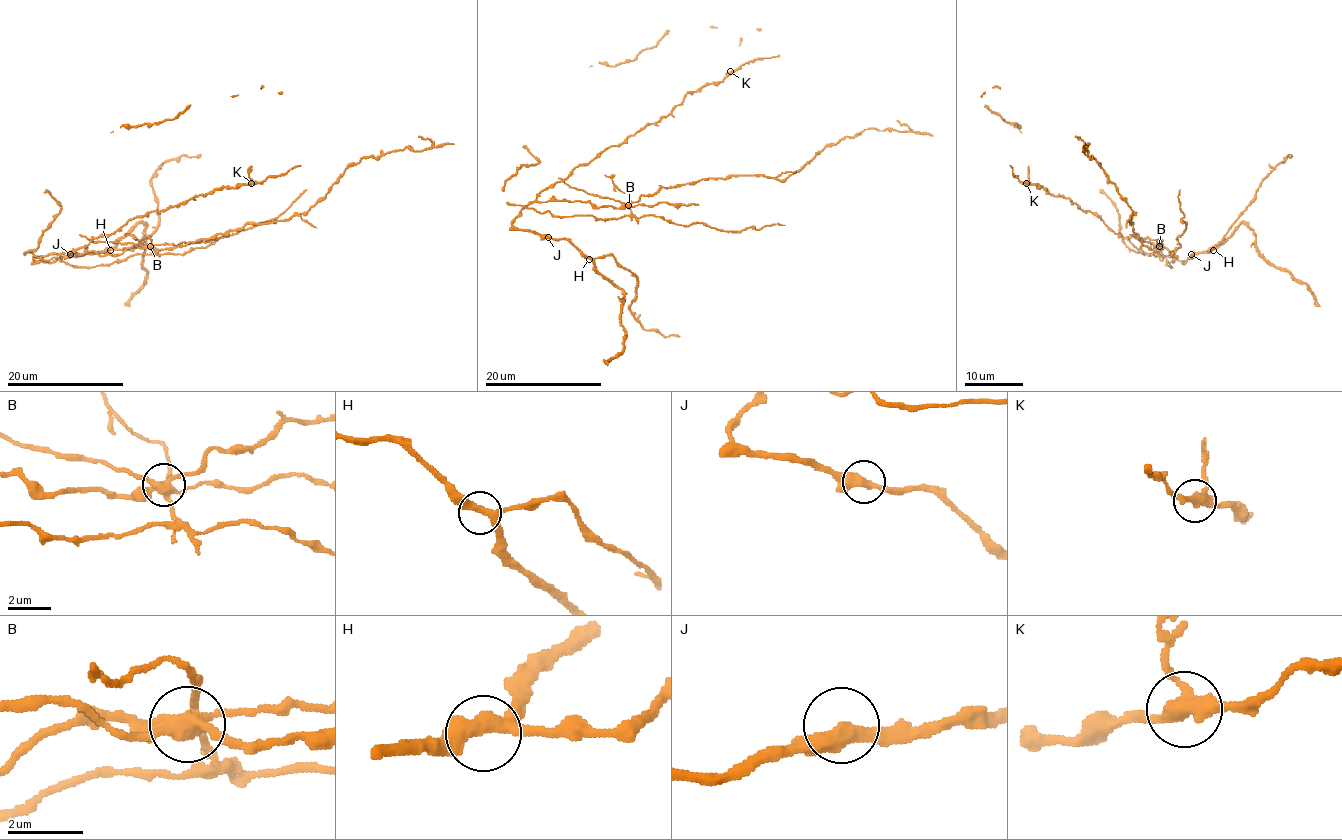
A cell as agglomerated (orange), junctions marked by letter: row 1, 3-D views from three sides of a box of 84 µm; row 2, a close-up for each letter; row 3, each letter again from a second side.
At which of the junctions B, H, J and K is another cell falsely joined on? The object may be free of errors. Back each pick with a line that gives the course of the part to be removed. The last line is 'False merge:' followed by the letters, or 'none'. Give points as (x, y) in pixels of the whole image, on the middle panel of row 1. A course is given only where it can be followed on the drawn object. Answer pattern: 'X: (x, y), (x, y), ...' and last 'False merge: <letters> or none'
B: (628, 205), (638, 218), (663, 217), (686, 225), (698, 222), (724, 231), (785, 225)
False merge: B

